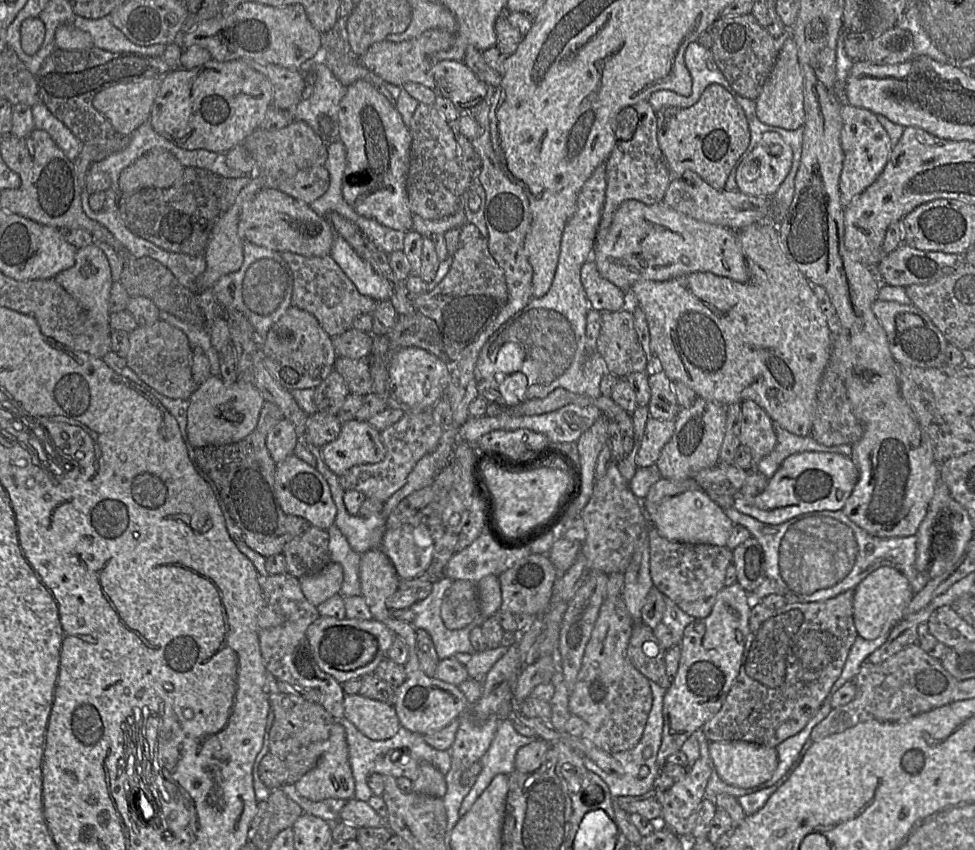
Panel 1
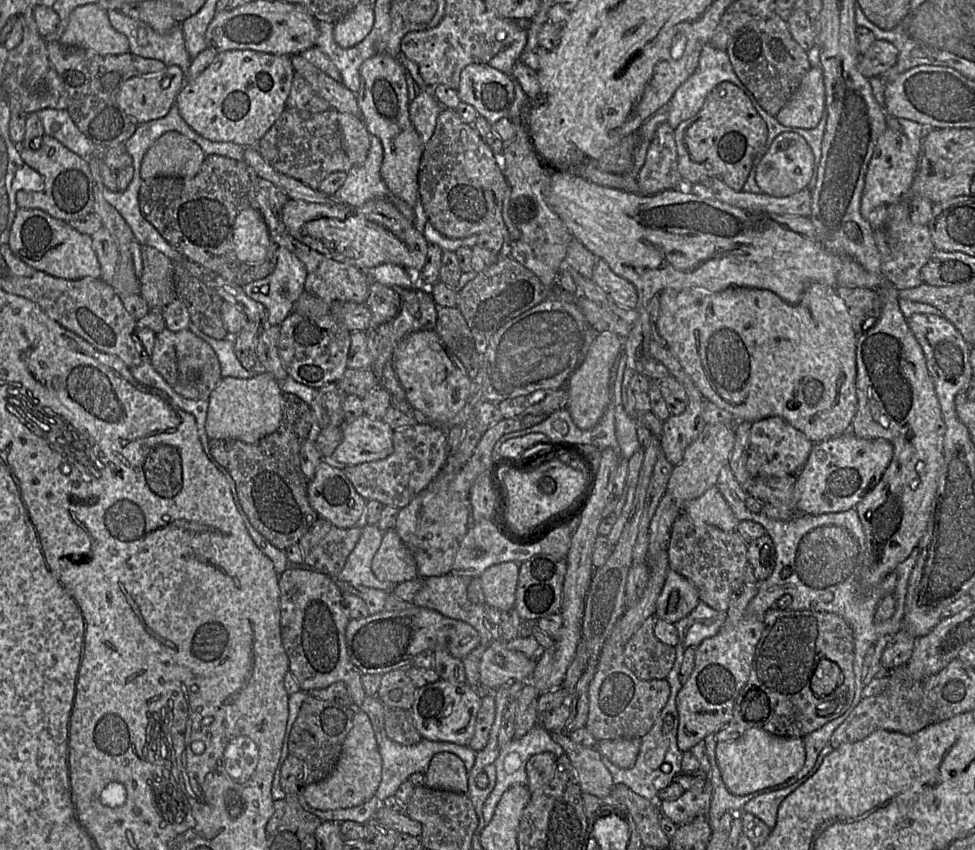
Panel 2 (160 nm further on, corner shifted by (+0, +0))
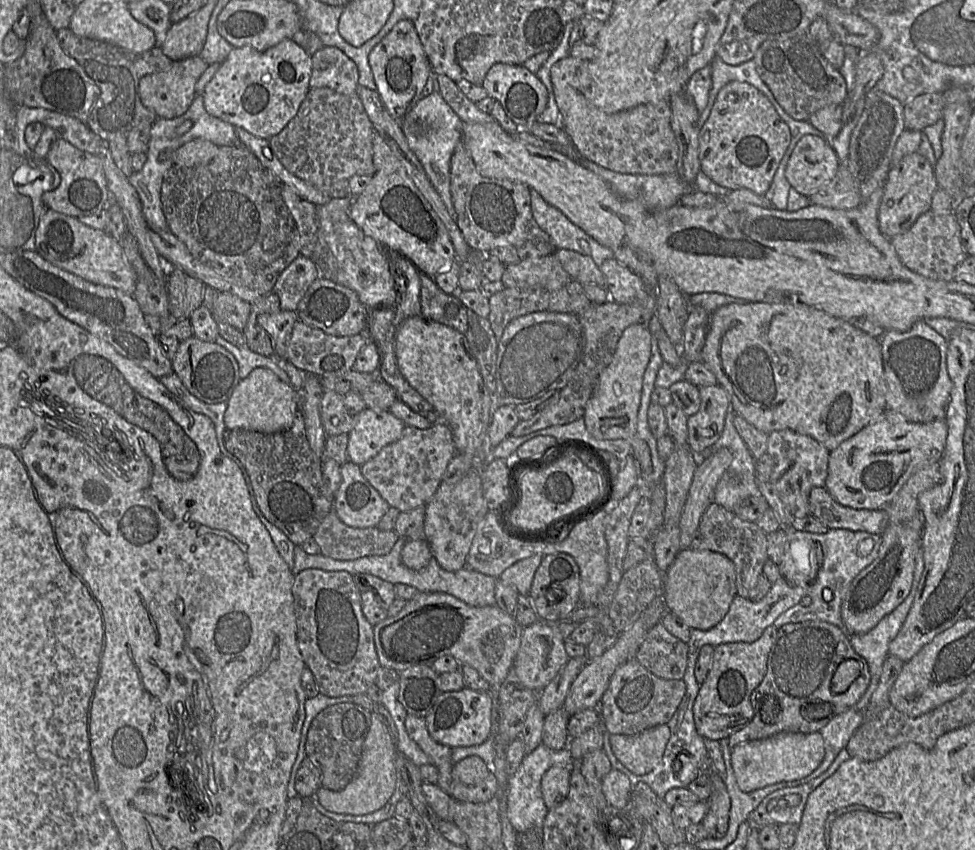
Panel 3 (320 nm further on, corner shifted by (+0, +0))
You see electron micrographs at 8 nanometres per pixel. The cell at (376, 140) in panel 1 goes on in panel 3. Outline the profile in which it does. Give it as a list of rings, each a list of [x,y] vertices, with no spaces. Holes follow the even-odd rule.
[[[399,21],[369,54],[369,65],[376,91],[391,116],[400,124],[422,98],[423,88],[433,73],[430,62],[417,34],[413,21]]]

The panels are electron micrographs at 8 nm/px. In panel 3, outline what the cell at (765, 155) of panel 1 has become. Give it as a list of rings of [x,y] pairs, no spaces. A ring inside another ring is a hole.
[[[807,134],[796,143],[785,169],[792,189],[809,196],[838,172],[840,161],[827,138]]]

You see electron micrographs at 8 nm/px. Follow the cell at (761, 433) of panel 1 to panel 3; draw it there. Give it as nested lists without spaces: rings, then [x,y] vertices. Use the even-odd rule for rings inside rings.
[[[779,430],[768,434],[766,454],[774,463],[768,483],[795,518],[809,516],[809,494],[813,488],[825,486],[830,452],[809,436]]]

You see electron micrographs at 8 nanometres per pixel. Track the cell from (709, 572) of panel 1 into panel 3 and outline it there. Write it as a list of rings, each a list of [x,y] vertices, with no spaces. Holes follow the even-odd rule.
[[[711,503],[702,515],[689,548],[710,550],[728,557],[735,566],[736,595],[747,599],[757,585],[758,577],[763,573],[763,566],[768,560],[767,534],[756,523],[743,521],[734,512],[716,503]]]

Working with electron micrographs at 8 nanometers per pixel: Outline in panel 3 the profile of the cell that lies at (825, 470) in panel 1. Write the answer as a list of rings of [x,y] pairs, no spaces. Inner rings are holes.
[[[893,411],[830,451],[824,488],[841,505],[854,509],[884,509],[917,470],[939,462],[947,438],[945,419],[915,423]]]

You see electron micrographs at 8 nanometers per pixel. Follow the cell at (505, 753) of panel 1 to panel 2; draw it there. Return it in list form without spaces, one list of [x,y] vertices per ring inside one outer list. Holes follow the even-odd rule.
[[[540,724],[535,725],[526,735],[521,738],[513,738],[509,743],[504,745],[499,752],[498,757],[494,761],[496,767],[496,784],[487,798],[483,810],[481,813],[478,813],[479,818],[479,827],[478,832],[480,832],[491,820],[495,808],[501,799],[503,793],[508,790],[511,786],[516,784],[527,785],[528,778],[526,772],[526,763],[531,756],[543,752],[550,752],[556,757],[559,757],[564,753],[563,748],[556,743],[550,735],[550,732],[547,731]]]

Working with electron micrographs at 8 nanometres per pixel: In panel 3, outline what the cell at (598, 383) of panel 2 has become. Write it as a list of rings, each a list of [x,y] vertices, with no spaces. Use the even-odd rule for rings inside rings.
[[[647,325],[627,327],[611,362],[601,372],[582,419],[588,432],[598,440],[630,440],[636,437],[643,377],[652,353],[653,336]]]

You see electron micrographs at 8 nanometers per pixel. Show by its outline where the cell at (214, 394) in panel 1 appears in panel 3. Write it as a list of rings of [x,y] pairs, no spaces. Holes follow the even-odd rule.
[[[255,368],[250,374],[241,379],[227,400],[227,409],[224,423],[228,429],[247,429],[261,433],[276,433],[289,430],[294,421],[295,389],[290,384],[285,384],[268,368]]]

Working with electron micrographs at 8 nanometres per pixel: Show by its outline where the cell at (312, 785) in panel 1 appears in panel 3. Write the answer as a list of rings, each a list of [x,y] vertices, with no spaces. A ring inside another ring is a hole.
[[[372,713],[371,725],[364,740],[357,771],[351,782],[340,791],[319,788],[315,798],[328,811],[338,814],[365,815],[382,808],[393,795],[399,775],[395,768],[395,740],[387,726]]]

